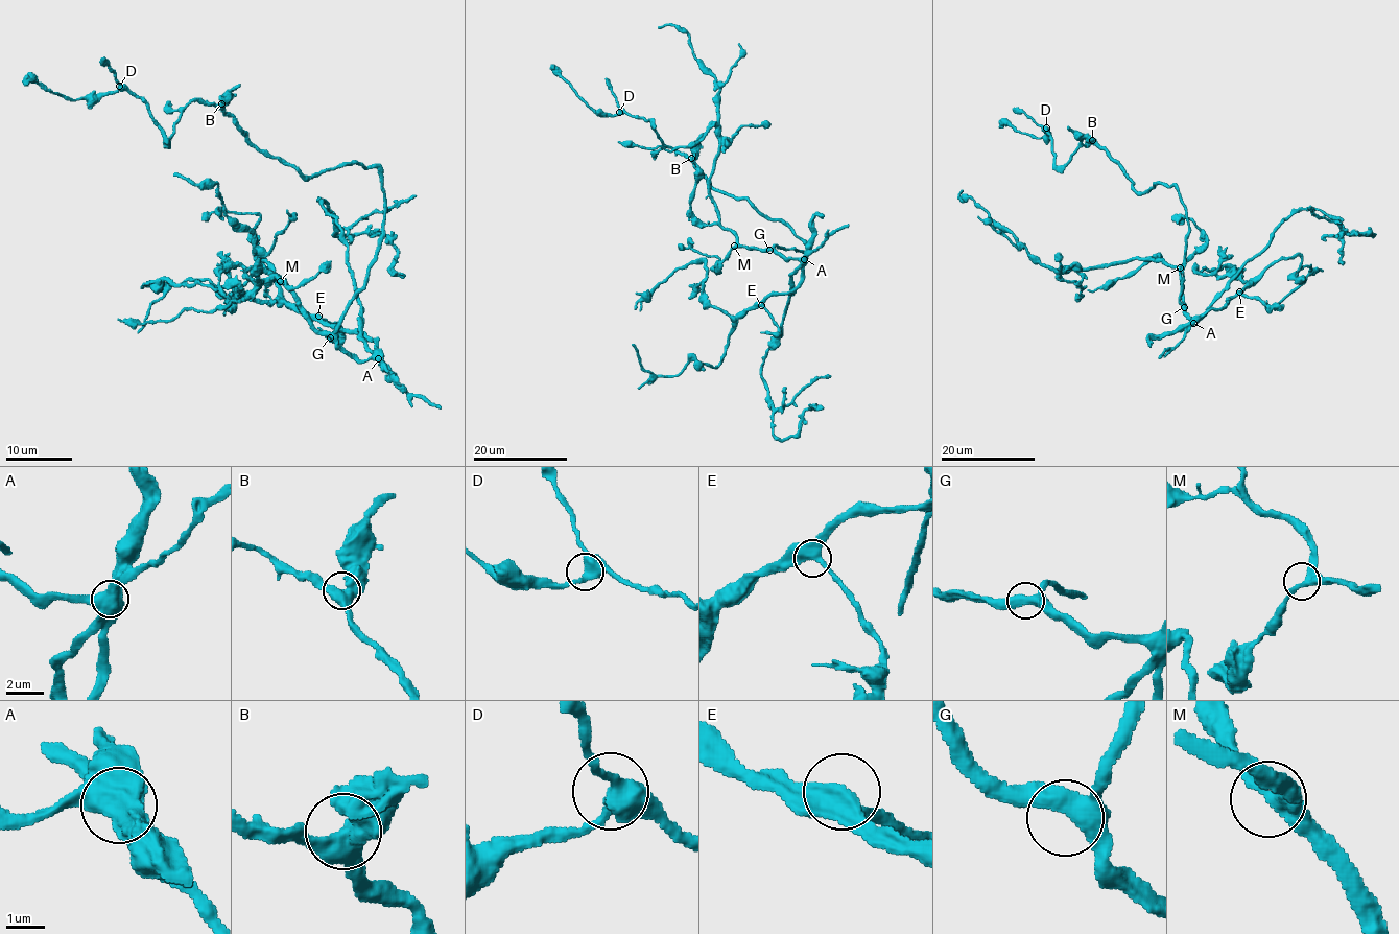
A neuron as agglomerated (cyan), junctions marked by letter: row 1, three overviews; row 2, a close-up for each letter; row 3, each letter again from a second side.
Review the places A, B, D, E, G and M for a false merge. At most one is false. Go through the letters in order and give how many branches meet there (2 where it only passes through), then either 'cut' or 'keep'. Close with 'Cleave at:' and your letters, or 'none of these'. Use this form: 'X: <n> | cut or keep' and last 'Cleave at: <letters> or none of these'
A: 3 | cut
B: 3 | keep
D: 3 | keep
E: 3 | keep
G: 3 | keep
M: 3 | keep
Cleave at: A

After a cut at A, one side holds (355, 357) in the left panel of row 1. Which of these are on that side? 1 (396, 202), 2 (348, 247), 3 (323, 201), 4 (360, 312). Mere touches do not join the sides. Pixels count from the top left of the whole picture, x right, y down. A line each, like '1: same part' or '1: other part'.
1: other part
2: other part
3: other part
4: other part

